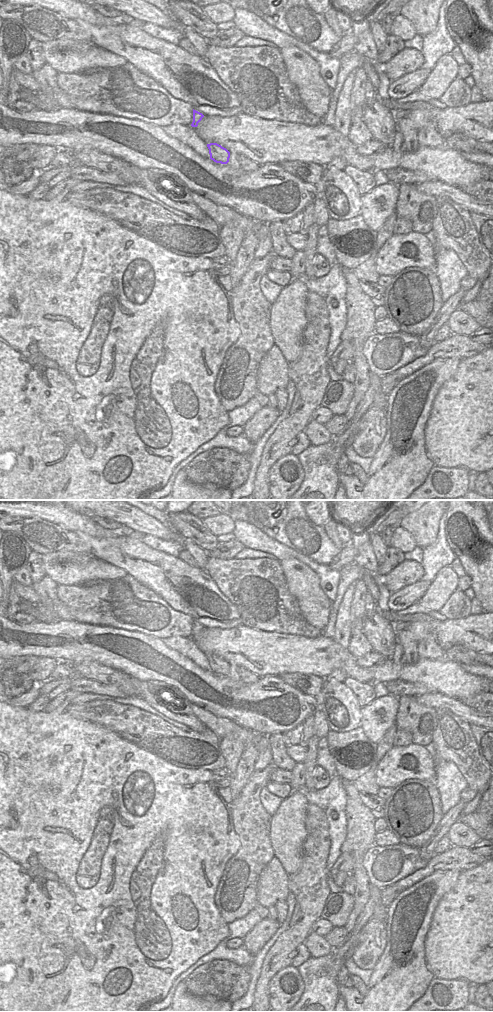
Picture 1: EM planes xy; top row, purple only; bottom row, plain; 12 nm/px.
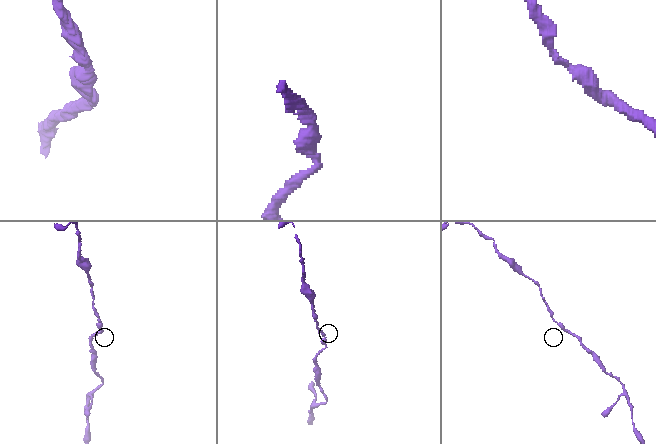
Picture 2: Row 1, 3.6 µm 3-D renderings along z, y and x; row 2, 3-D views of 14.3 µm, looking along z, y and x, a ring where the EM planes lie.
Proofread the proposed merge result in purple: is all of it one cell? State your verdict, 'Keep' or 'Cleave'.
Keep

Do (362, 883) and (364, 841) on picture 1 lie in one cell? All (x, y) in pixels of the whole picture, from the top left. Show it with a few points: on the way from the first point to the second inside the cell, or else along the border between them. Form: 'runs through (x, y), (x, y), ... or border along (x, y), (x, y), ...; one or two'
runs through (359, 873), (358, 851); one

